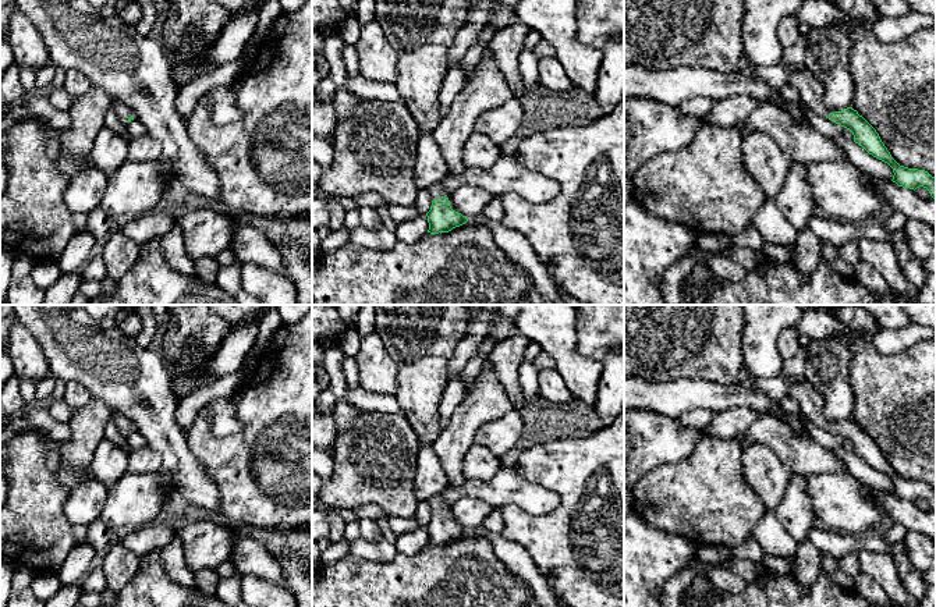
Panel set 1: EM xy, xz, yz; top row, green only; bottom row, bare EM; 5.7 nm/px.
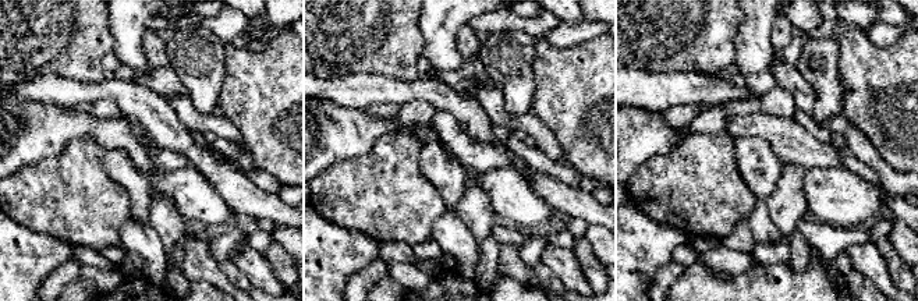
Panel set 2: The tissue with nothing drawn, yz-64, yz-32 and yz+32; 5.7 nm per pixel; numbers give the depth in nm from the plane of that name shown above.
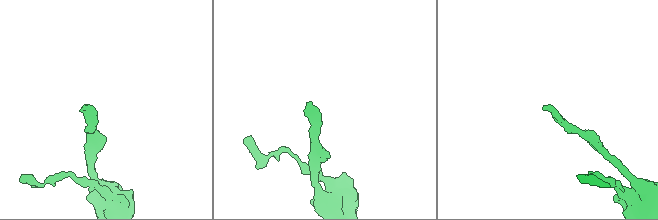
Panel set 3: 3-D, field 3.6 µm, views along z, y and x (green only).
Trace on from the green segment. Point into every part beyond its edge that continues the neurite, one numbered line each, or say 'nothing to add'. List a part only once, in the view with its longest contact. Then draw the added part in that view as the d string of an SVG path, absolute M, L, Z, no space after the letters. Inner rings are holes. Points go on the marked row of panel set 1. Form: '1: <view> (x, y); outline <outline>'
1: xz (436, 191); outline M440 182L433 184L433 185L429 187L426 191L429 192L432 200L433 200L433 199L439 199L439 198L442 198L442 196L448 198L448 195L446 194L446 191L443 189L443 187L442 187Z

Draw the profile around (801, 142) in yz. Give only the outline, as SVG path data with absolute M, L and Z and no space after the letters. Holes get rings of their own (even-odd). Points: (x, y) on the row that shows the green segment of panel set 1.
M772 103L758 104L737 127L744 132L767 134L791 161L809 166L847 160L844 150L830 136L819 132L808 120L795 121Z

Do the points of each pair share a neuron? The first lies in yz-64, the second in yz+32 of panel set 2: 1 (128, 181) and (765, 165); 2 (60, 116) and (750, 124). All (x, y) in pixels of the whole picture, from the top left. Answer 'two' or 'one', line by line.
1: one
2: two

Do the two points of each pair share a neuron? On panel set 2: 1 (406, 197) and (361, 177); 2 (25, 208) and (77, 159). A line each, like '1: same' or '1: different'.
1: same
2: same

